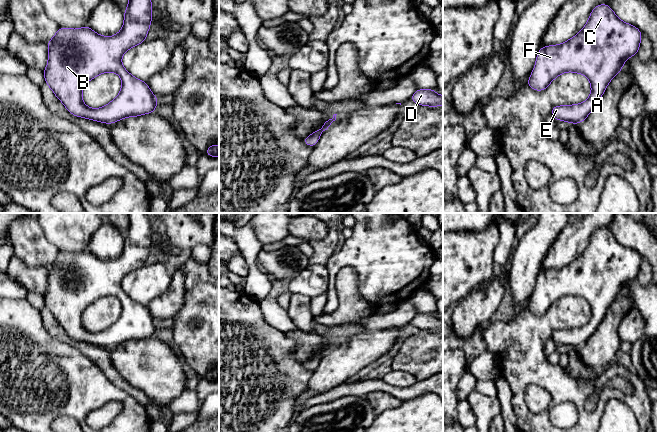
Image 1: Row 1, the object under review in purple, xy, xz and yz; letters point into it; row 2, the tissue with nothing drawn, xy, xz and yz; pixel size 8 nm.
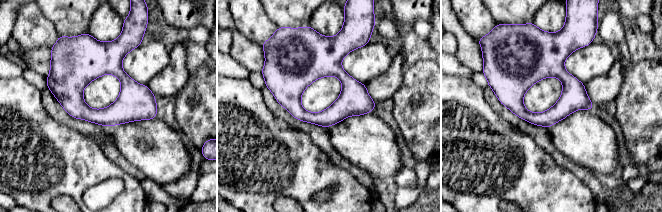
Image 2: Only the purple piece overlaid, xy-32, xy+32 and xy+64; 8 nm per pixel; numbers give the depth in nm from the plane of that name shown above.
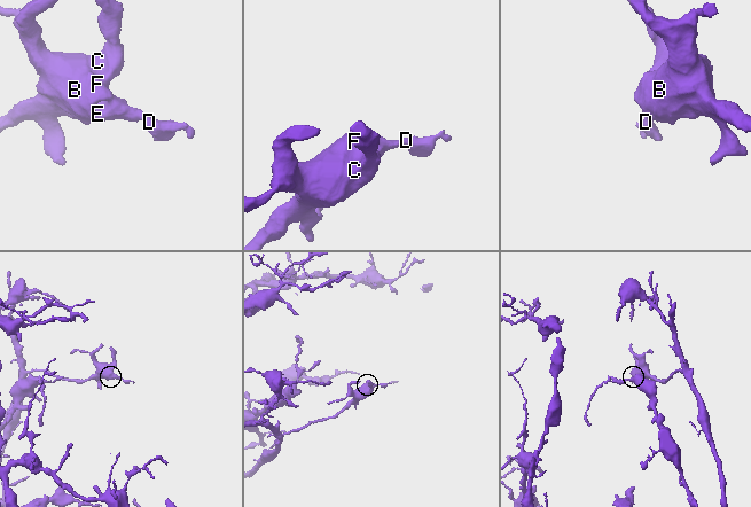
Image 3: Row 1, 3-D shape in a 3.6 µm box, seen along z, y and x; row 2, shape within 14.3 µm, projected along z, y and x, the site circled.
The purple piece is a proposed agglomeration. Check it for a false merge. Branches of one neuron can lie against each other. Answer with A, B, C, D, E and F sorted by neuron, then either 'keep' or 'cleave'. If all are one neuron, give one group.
A B C D E F | keep

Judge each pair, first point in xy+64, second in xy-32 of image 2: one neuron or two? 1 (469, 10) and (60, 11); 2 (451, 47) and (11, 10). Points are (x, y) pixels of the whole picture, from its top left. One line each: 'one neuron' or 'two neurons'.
1: two neurons
2: one neuron

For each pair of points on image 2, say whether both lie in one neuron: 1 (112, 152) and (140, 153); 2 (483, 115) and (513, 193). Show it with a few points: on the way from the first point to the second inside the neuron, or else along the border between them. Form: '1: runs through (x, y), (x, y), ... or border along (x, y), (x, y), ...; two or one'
1: border along (114, 145), (136, 168); two
2: runs through (484, 134), (502, 174); one

